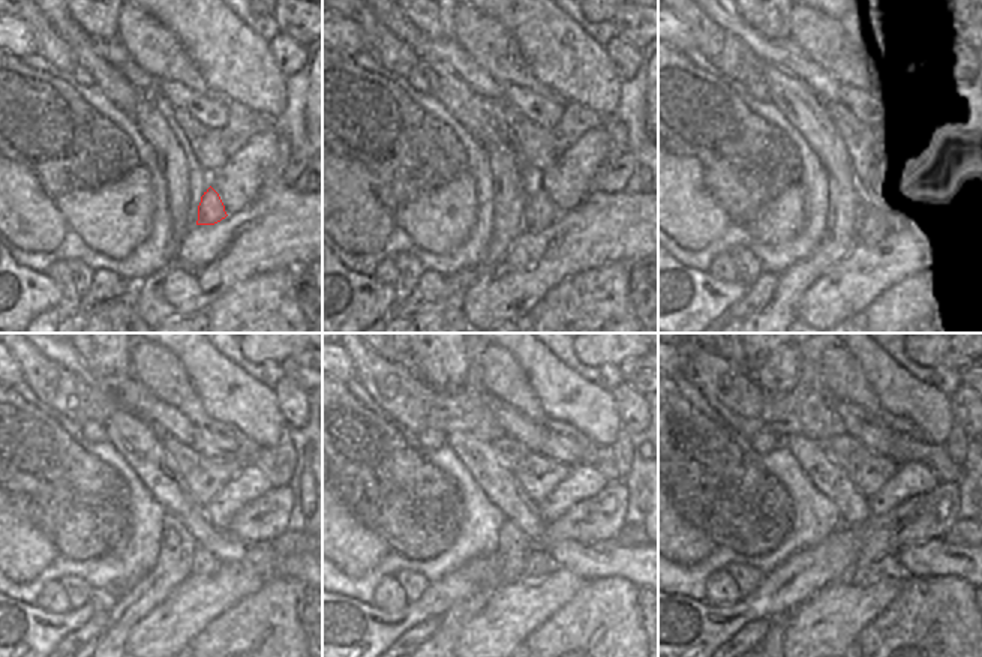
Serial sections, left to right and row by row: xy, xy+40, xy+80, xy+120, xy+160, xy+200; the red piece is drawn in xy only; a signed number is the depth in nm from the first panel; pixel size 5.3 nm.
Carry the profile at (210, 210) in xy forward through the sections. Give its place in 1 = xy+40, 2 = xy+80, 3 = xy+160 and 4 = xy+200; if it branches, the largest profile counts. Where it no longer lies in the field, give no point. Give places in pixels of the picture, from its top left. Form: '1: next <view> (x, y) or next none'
1: next xy+40 (540, 213)
2: next xy+80 (874, 224)
3: next xy+160 (540, 564)
4: next xy+200 (867, 573)

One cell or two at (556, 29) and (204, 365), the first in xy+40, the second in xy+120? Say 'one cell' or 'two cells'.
one cell

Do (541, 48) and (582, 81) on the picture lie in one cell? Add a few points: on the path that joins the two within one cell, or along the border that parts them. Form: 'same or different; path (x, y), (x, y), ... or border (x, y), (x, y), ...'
same; path (552, 51), (571, 71)

